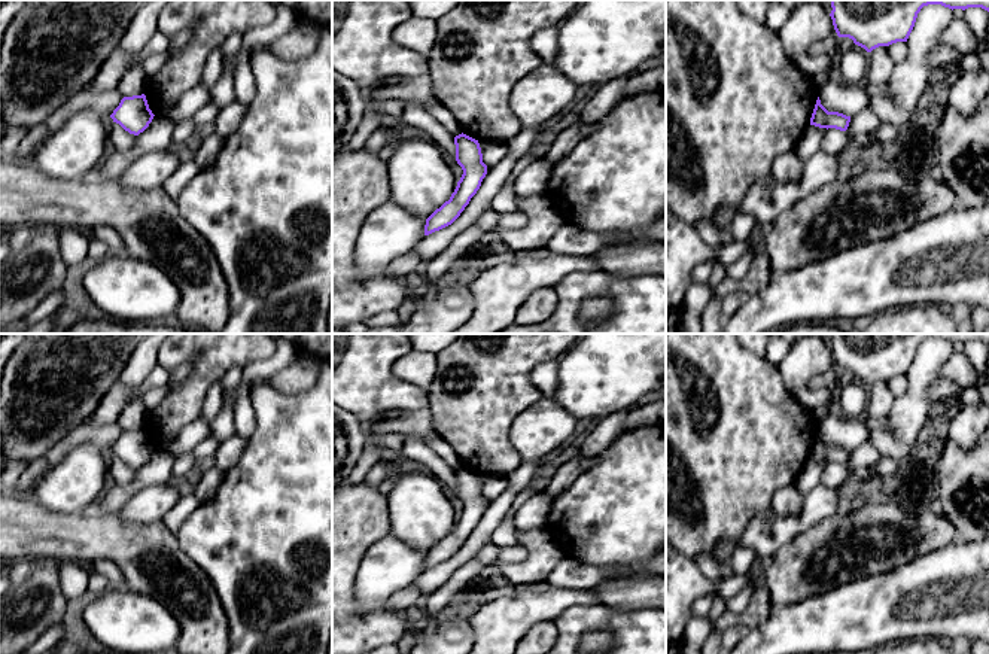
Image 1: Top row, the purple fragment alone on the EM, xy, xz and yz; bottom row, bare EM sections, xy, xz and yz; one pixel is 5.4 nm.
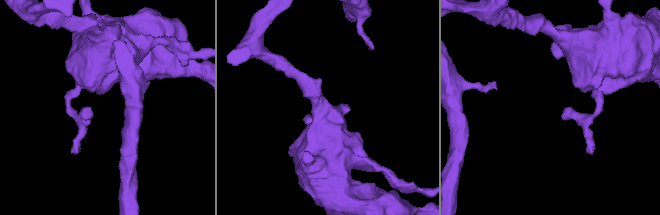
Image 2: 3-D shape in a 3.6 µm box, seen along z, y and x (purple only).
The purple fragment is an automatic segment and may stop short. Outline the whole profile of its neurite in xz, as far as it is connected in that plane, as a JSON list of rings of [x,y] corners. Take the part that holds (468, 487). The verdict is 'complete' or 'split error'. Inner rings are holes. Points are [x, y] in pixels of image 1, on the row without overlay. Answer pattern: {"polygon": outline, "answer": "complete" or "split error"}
{"polygon": [[[462,466],[454,471],[454,478],[456,495],[462,501],[463,508],[450,533],[426,553],[424,569],[451,559],[477,527],[487,508],[478,474]]], "answer": "complete"}

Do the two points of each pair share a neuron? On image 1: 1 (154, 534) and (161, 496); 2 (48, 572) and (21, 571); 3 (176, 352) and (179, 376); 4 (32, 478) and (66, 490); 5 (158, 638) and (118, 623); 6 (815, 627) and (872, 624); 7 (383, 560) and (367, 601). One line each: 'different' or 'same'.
1: different
2: same
3: different
4: different
5: same
6: same
7: same

